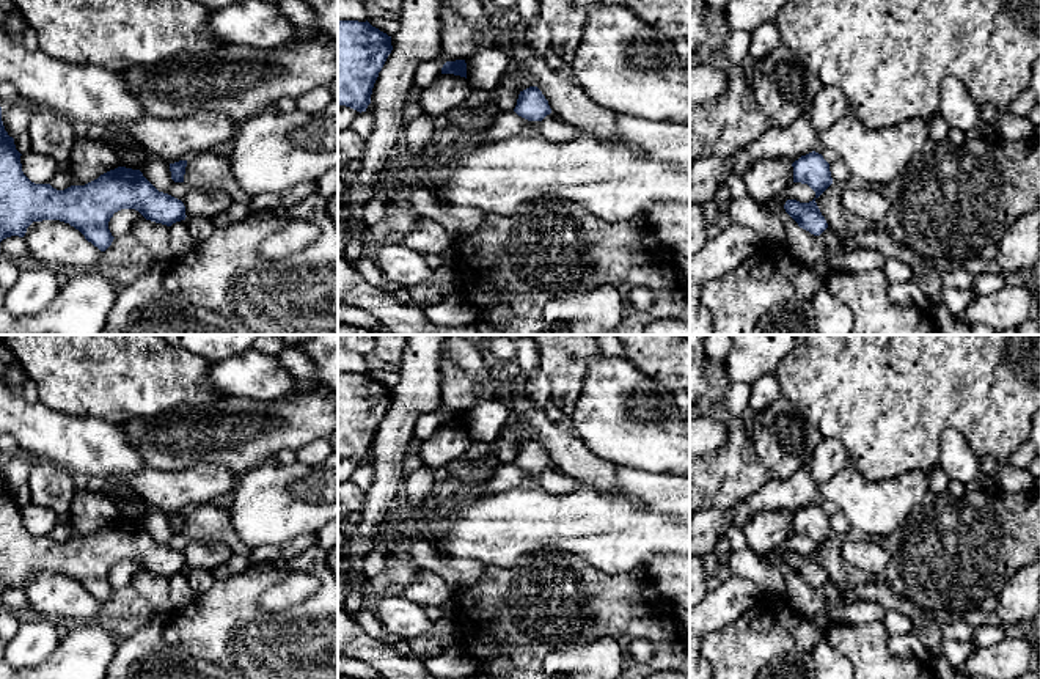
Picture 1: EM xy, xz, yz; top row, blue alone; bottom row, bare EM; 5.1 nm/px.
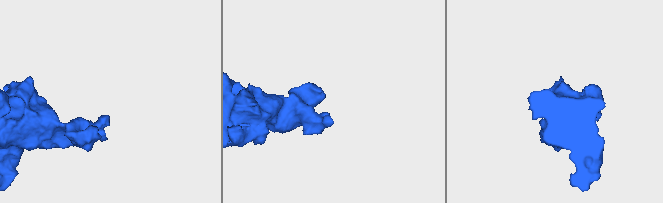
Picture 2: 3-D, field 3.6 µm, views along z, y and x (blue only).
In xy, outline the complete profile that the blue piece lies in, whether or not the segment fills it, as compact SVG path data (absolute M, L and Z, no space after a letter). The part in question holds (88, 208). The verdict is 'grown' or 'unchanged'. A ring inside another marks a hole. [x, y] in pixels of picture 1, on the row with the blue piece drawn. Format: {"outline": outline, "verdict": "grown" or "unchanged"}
{"outline": "M0 107L0 242L24 237L33 222L60 220L105 251L115 239L108 222L121 209L135 209L167 226L187 217L184 203L159 192L140 170L118 167L85 185L57 190L31 182L22 171L20 156L5 130Z", "verdict": "unchanged"}

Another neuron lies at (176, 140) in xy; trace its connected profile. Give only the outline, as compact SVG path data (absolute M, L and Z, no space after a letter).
M198 112L174 121L146 115L135 121L121 121L116 127L124 129L145 156L168 163L228 148L237 130L237 124L218 112Z

